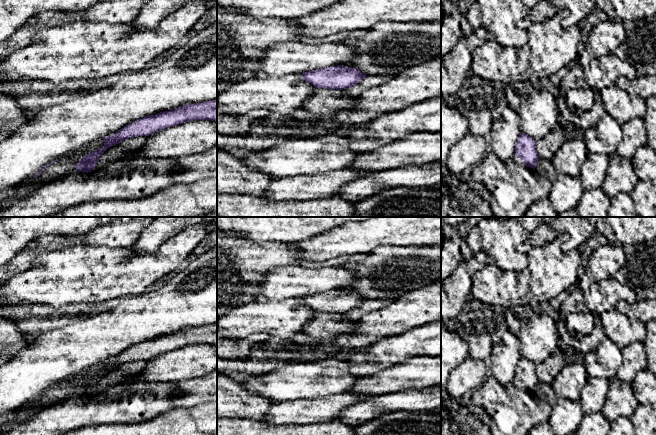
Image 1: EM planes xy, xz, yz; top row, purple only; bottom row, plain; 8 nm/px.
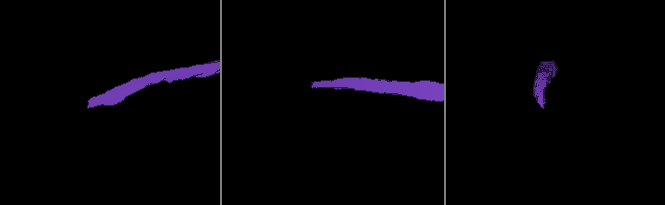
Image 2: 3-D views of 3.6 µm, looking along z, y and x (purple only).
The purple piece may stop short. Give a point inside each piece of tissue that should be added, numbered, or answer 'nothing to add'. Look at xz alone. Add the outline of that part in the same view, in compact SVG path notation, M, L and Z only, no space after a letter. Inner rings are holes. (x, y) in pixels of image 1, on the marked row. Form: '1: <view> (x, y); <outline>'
nothing to add

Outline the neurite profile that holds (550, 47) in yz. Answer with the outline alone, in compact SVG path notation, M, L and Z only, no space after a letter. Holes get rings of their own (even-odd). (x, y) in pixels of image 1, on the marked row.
M561 10L547 21L532 24L527 30L527 42L519 48L504 46L488 38L474 52L470 74L480 77L489 86L501 86L515 81L532 82L550 78L560 69L570 67L577 61L581 30L577 25L567 29L562 26L566 14L565 10Z

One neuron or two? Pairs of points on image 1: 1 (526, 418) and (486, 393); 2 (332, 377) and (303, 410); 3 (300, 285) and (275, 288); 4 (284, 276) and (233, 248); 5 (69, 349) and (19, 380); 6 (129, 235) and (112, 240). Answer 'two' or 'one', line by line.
1: one
2: two
3: one
4: two
5: one
6: one

